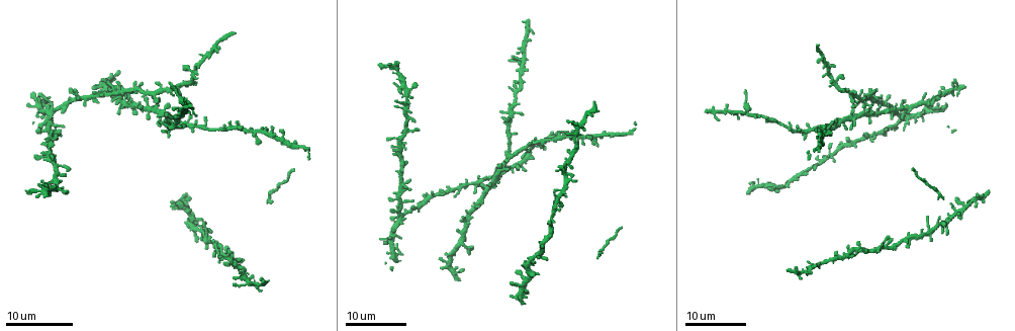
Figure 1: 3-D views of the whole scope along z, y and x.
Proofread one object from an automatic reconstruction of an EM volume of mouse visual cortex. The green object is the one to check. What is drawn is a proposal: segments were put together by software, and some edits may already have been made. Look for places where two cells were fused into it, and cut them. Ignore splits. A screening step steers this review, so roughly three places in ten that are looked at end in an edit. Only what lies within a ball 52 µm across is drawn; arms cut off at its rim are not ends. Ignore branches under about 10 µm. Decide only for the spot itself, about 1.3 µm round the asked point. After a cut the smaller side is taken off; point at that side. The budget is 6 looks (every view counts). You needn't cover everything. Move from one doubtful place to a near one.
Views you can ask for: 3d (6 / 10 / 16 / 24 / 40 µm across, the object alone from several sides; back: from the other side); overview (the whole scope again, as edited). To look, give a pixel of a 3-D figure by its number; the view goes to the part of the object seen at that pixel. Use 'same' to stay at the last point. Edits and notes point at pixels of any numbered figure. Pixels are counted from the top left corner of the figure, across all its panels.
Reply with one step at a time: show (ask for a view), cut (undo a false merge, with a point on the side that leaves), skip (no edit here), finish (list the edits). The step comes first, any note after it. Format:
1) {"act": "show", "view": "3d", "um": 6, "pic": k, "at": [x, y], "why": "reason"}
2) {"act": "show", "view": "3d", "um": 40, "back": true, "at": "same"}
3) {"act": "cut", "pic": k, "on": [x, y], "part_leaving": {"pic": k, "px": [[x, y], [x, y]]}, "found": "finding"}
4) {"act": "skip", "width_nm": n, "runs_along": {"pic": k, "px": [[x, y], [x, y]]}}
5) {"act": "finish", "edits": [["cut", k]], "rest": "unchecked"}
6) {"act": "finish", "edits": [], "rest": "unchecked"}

{"act": "show", "view": "3d", "um": 24, "pic": 1, "at": [594, 136], "why": "two arms at a narrow angle"}

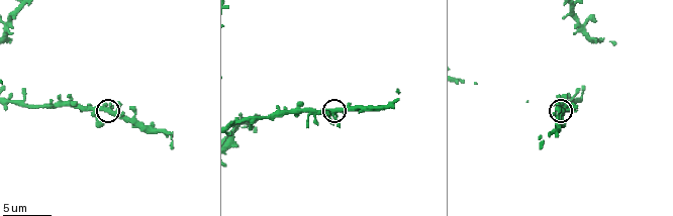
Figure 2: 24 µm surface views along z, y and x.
{"act": "show", "view": "3d", "um": 6, "pic": 2, "at": [336, 112], "why": "closer look"}

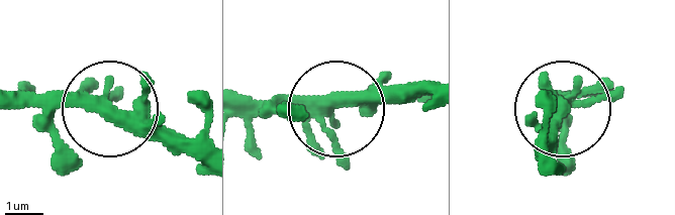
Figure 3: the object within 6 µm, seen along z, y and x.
{"act": "skip", "arms": 4, "runs_along": {"pic": 3, "px": [[243, 108], [413, 99]]}, "found": "continuous, no second cell"}

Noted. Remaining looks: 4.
{"act": "show", "view": "3d", "um": 16, "pic": 1, "at": [509, 154], "why": "four or more arms meet"}

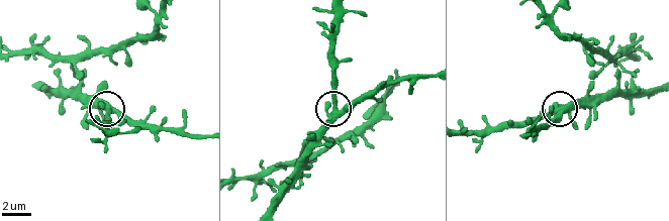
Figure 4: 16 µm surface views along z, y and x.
{"act": "show", "view": "3d", "um": 6, "pic": 4, "at": [338, 110]}

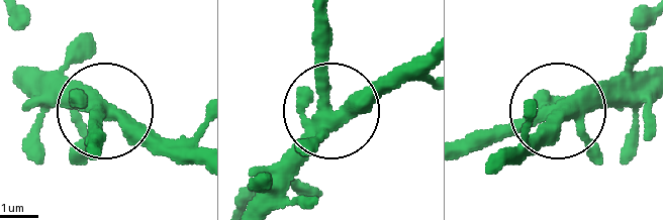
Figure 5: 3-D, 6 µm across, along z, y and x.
{"act": "skip", "runs_along": {"pic": 5, "px": [[647, 73], [464, 134]]}, "found": "one cell here"}

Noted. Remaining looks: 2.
{"act": "finish", "edits": [], "rest": "unchecked"}

